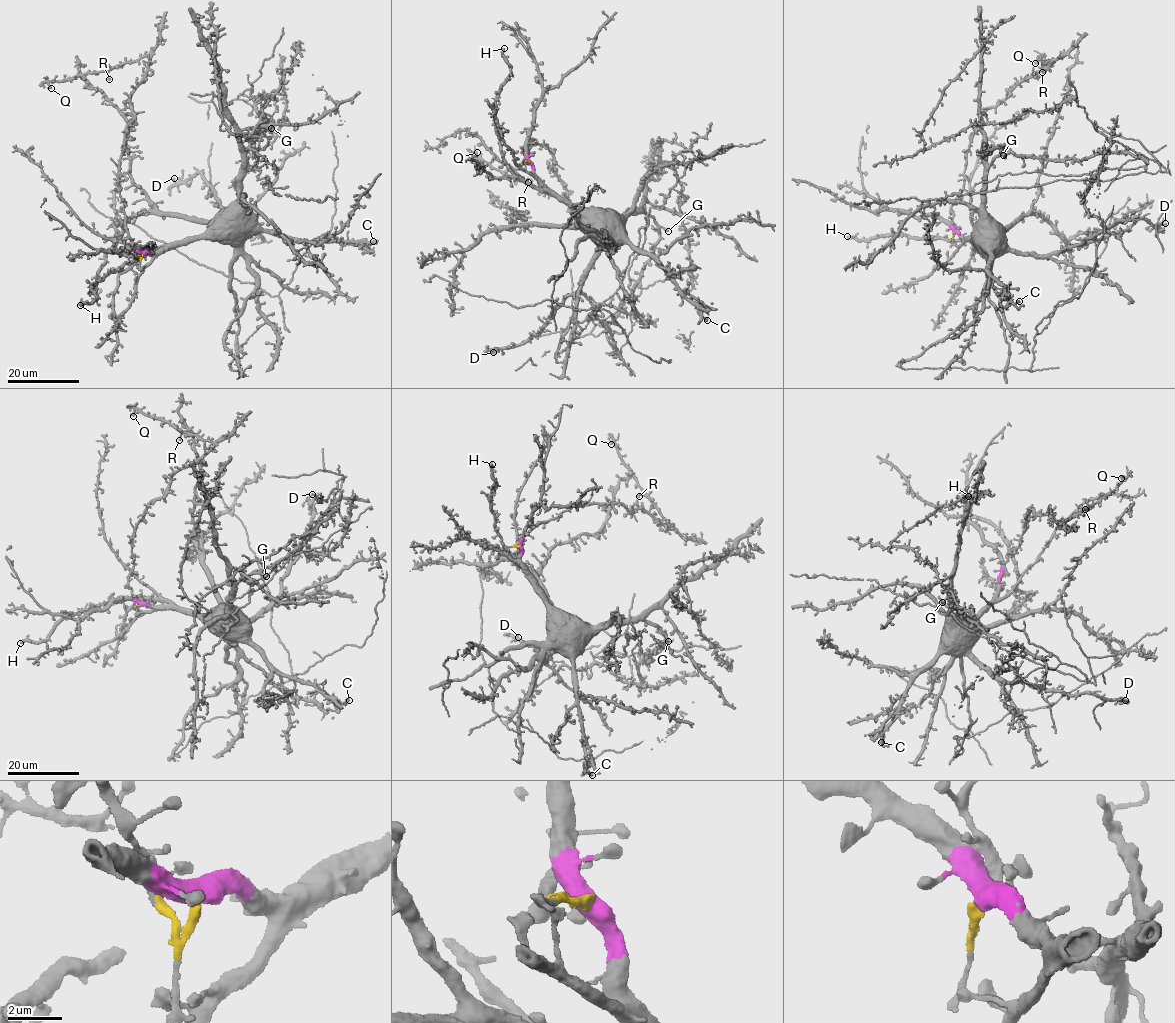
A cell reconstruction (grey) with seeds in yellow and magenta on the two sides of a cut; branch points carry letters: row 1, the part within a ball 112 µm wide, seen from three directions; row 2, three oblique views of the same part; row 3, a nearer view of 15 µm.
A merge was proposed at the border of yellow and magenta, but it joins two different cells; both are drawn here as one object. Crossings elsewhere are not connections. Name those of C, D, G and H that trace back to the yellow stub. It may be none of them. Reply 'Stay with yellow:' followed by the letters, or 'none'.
Stay with yellow: none

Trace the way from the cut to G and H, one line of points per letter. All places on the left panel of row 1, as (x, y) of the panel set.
G: (142, 254), (164, 252), (186, 243), (231, 207), (237, 200), (243, 150), (263, 129), (272, 128)
H: (142, 254), (159, 251), (163, 246), (151, 248), (90, 286), (96, 299), (81, 305)

